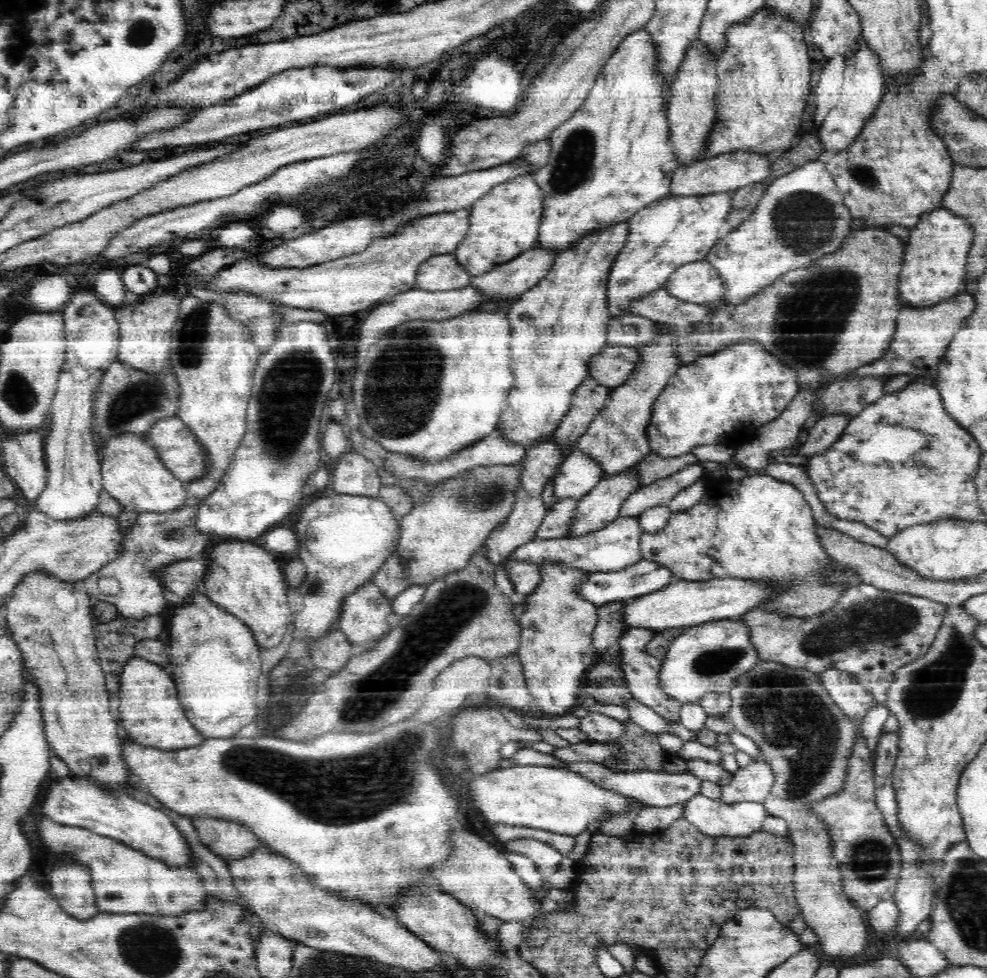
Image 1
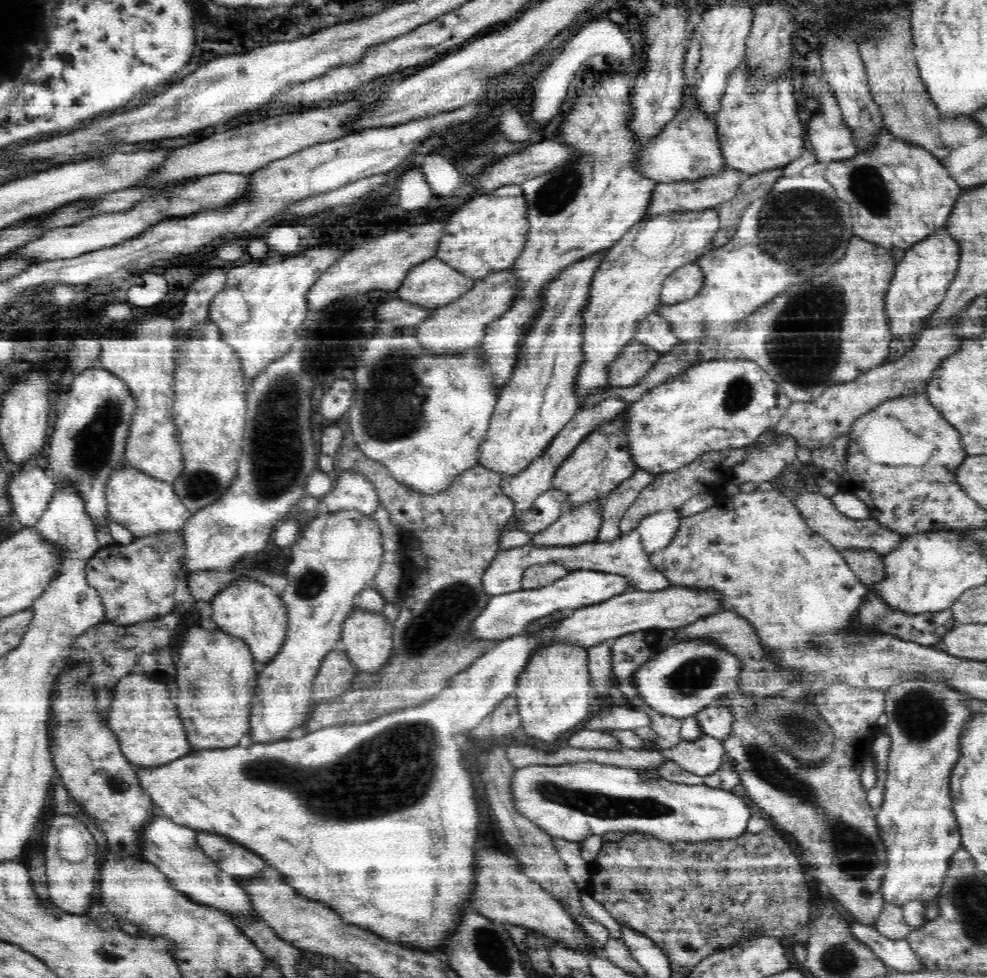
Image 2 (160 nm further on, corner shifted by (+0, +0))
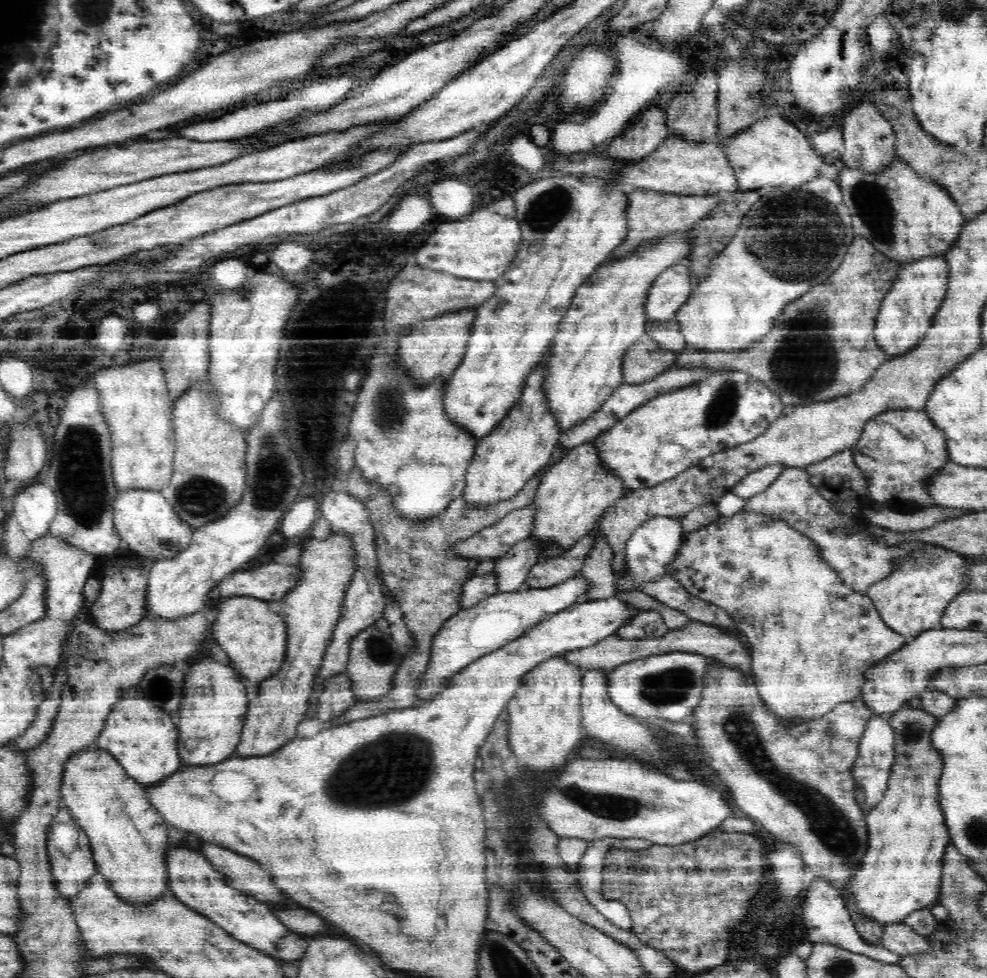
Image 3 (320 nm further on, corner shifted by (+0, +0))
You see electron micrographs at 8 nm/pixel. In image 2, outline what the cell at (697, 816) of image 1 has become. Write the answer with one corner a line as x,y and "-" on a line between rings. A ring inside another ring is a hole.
596,762
568,763
556,766
532,764
530,766
516,768
514,778
509,782
509,788
511,788
511,800
513,800
514,808
515,810
518,810
518,814
522,815
523,818
530,819
530,822
534,823
535,826
540,827
543,831
546,831
551,837
569,840
569,842
580,843
590,836
601,835
604,834
604,832
610,832
610,830
612,832
614,832
614,830
619,830
620,832
649,834
650,836
657,838
660,843
666,844
675,844
680,843
681,841
684,843
696,843
706,840
733,839
746,832
746,825
752,816
750,815
750,807
748,807
740,795
736,795
736,793
732,793
732,791
729,790
708,787
708,785
705,784
688,785
674,783
663,777
657,778
655,781
650,781
650,779
644,777
644,773
642,772
644,772
644,769
641,768
626,768

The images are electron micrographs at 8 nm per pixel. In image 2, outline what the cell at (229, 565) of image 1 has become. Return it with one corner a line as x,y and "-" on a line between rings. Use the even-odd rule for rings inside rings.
244,578
244,580
234,580
222,590
212,600
211,618
218,628
225,629
226,633
233,634
234,637
242,638
246,645
250,646
255,662
268,664
286,641
288,629
288,612
286,604
280,600
270,588
266,588
262,582

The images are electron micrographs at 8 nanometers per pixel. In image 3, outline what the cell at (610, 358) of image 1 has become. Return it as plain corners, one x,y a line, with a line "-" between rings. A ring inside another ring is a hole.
645,332
644,336
626,351
622,360
622,378
625,384
640,384
654,380
654,378
664,371
671,369
675,363
677,363
677,353
660,346
658,342
654,341
654,339

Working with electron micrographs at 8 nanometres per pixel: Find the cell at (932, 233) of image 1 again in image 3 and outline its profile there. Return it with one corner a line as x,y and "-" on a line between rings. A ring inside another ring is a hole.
926,256
901,266
895,283
882,301
874,327
876,344
888,358
910,352
922,340
936,312
942,306
948,283
949,268
944,256

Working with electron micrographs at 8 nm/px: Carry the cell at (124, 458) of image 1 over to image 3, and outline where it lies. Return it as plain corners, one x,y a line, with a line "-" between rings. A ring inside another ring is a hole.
130,488
118,491
116,496
113,521
126,550
152,561
163,562
178,556
190,546
193,528
178,518
160,490

